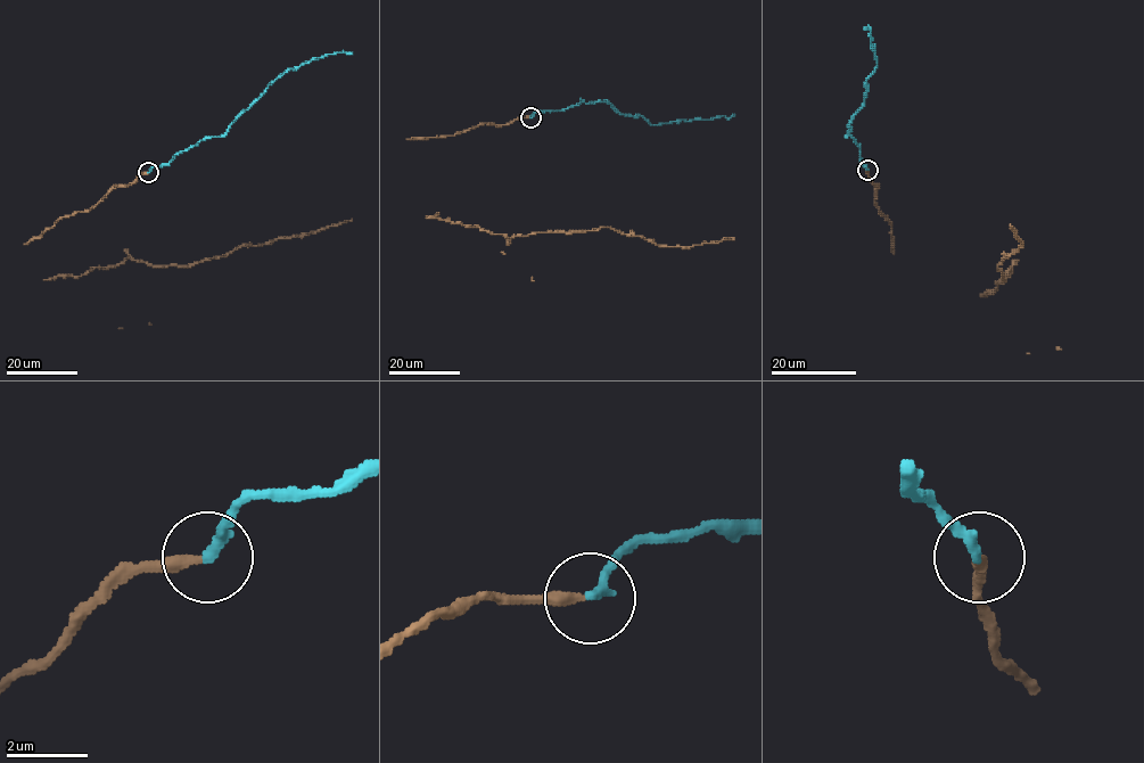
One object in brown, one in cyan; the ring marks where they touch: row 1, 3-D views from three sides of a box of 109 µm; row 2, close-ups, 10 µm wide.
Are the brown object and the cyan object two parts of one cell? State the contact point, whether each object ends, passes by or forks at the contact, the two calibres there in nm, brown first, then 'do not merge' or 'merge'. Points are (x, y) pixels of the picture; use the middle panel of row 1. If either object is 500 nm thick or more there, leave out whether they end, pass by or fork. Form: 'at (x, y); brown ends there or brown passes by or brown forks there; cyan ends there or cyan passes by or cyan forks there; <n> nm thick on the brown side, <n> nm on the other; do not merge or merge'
at (531, 117); brown ends there; cyan ends there; 280 nm thick on the brown side, 280 nm on the other; merge

